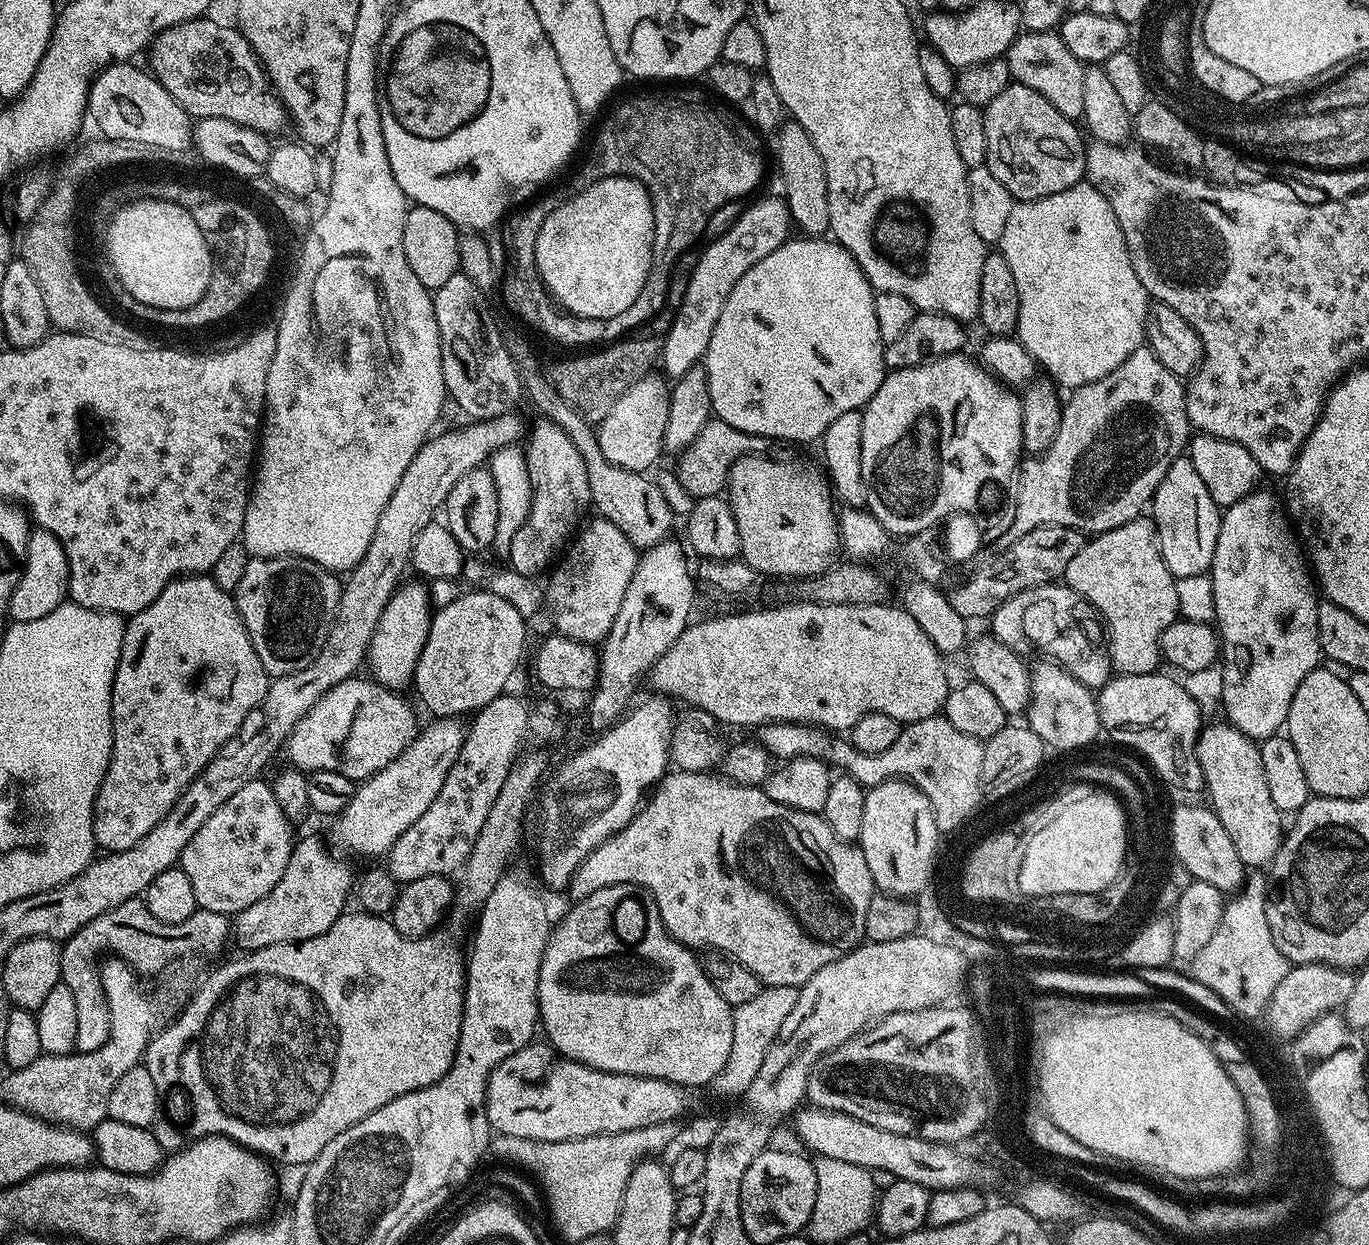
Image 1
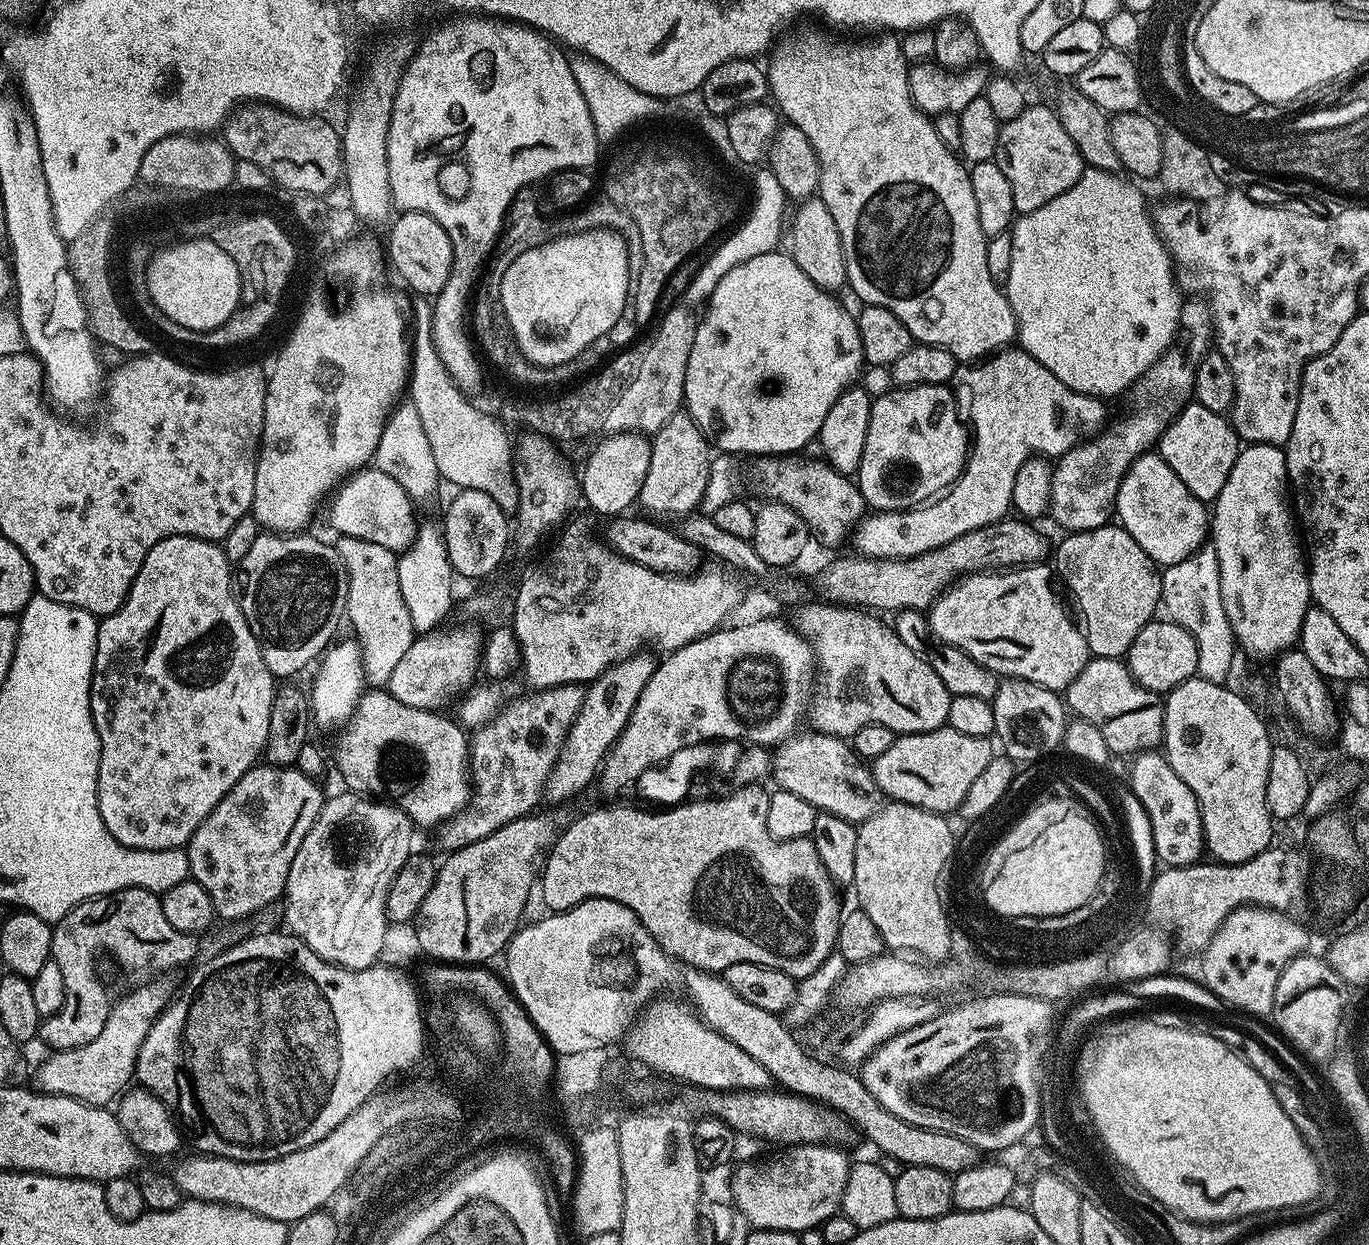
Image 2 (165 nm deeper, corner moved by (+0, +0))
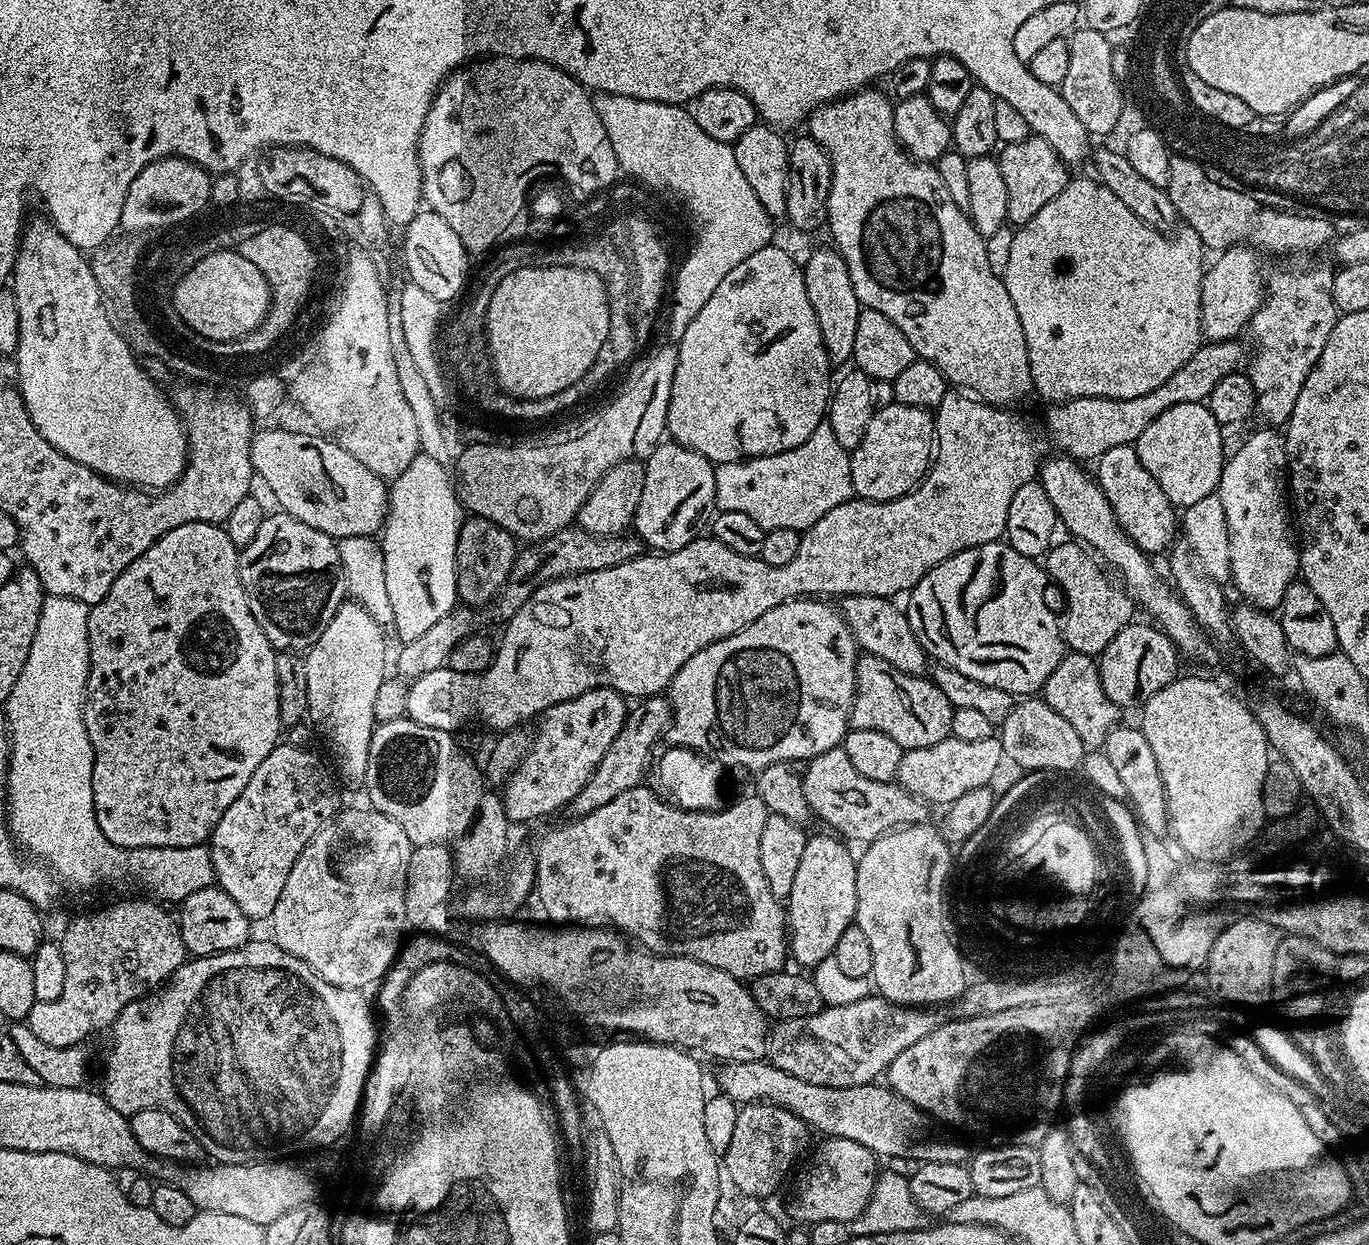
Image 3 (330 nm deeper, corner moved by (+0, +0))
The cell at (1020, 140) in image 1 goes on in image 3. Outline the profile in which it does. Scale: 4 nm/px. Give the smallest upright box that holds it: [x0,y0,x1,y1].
[998,134,1070,226]

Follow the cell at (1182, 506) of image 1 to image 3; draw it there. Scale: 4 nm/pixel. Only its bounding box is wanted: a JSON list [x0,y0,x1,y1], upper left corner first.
[1094,444,1178,553]

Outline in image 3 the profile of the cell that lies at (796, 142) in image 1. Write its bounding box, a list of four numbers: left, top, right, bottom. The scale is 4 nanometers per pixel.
[802,246,861,365]

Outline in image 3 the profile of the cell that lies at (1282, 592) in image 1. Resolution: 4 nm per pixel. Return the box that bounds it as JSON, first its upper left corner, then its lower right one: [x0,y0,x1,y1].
[1218,426,1300,610]

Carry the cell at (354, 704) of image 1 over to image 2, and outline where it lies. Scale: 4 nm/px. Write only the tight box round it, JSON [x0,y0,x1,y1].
[334,687,470,828]

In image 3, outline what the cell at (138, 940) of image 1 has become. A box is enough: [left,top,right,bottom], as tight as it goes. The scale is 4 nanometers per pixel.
[27,898,186,1048]

